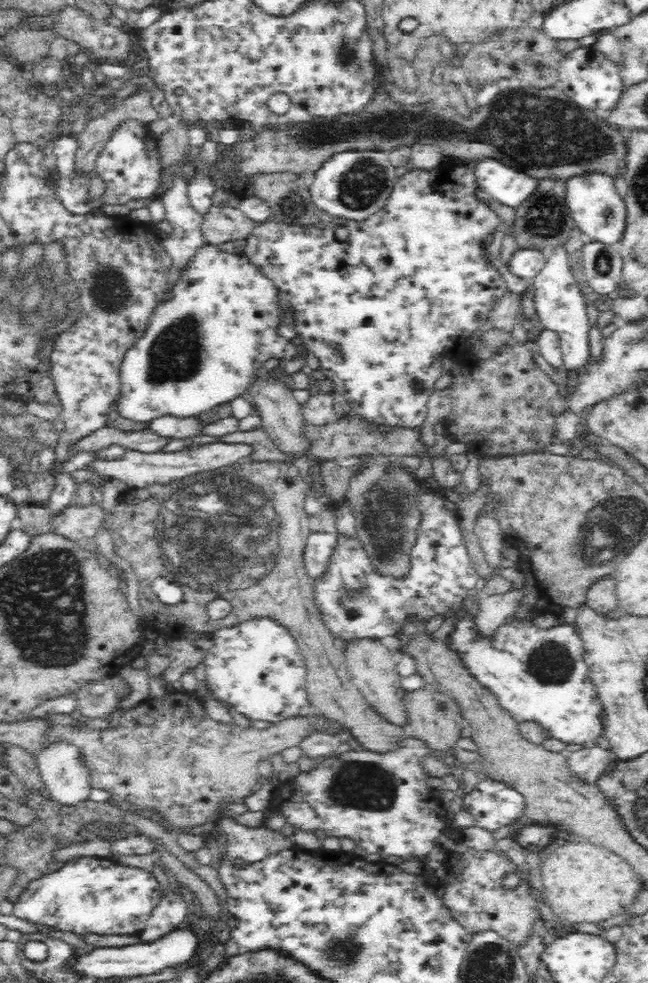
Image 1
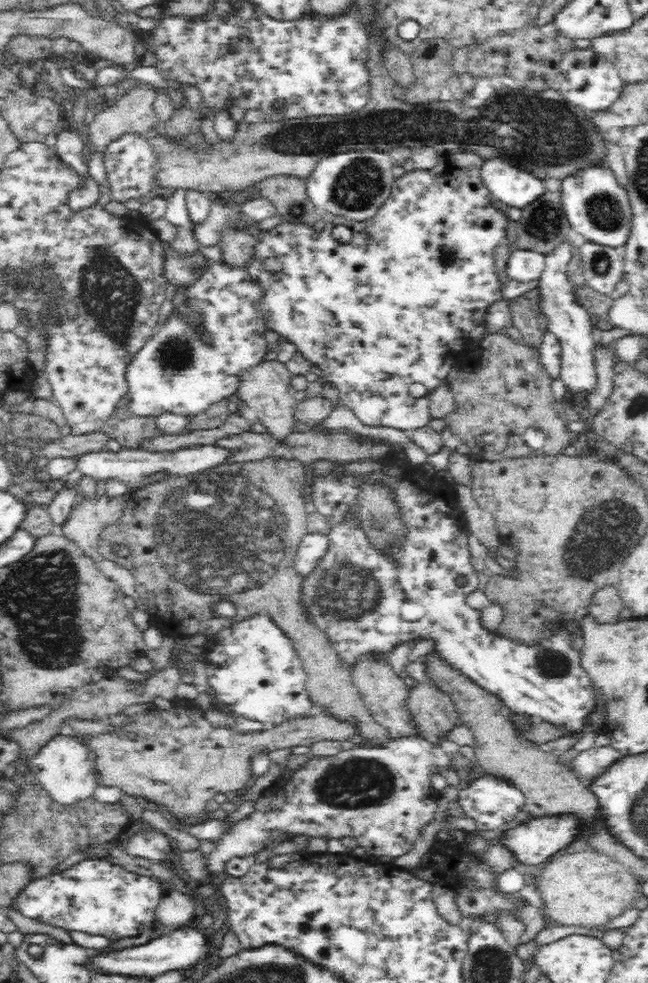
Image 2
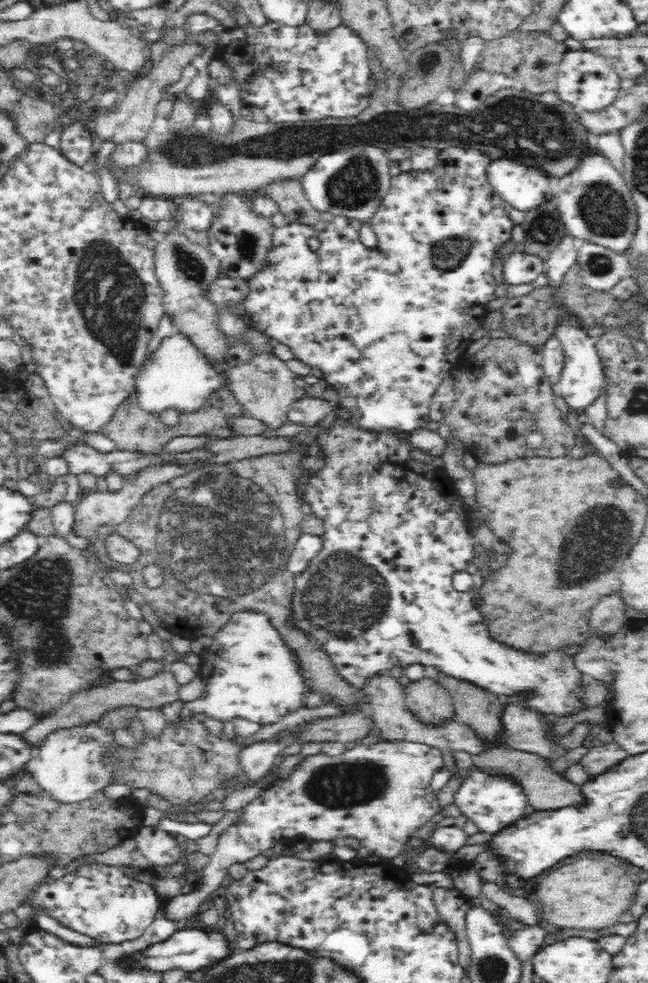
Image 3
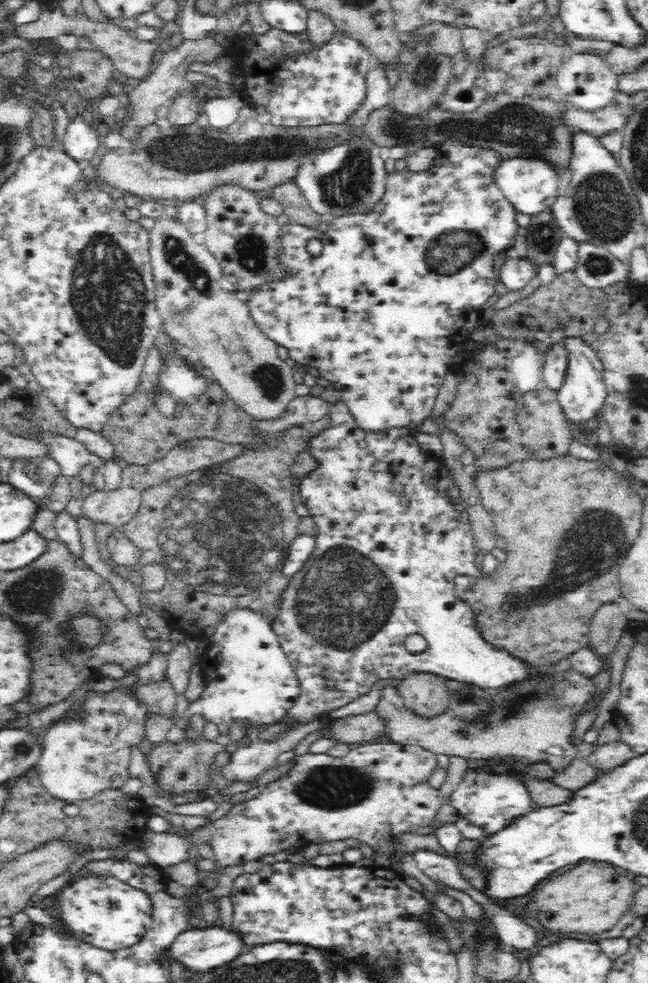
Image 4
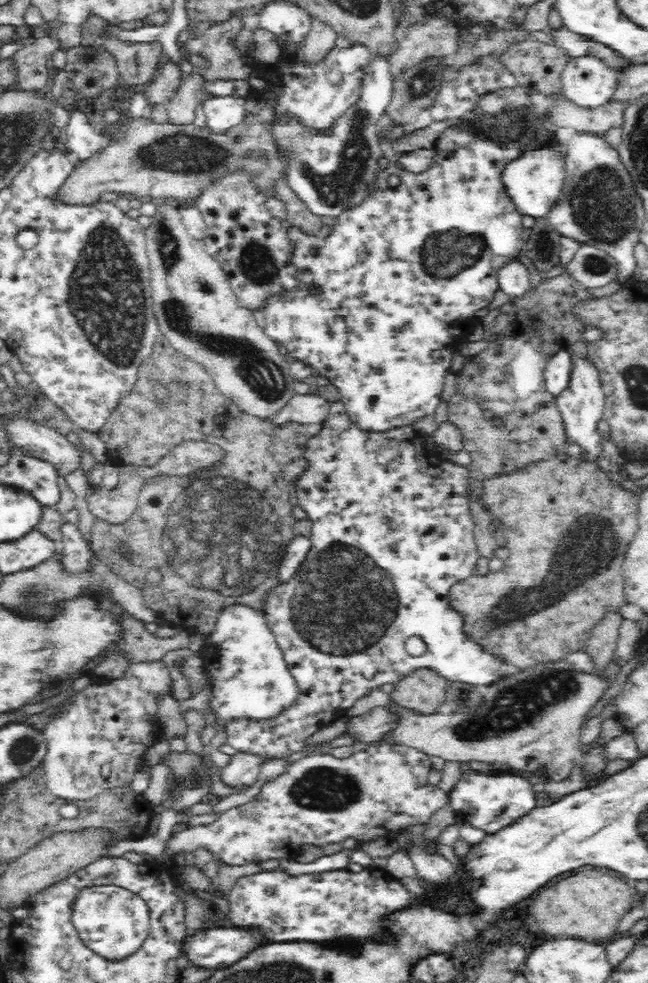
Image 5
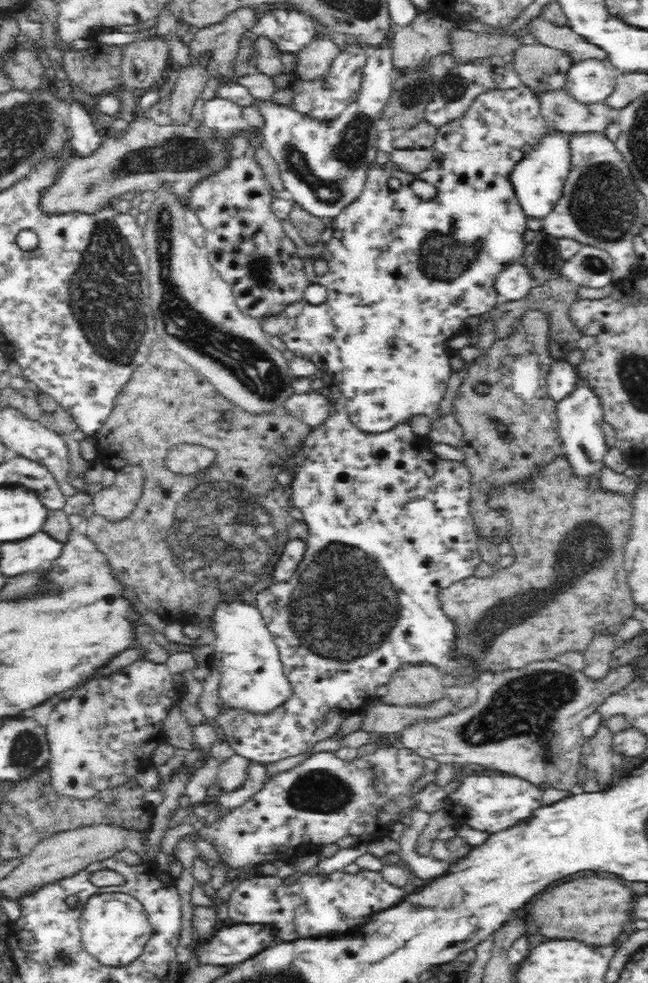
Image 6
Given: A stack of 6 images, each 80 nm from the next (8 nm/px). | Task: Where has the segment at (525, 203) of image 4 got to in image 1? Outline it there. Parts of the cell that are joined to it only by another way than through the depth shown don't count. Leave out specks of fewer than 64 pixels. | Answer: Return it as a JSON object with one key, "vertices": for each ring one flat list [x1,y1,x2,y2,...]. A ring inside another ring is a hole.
{"vertices":[[494,158,476,161,472,175,475,185,493,201,512,208,526,201,537,186,536,179,513,170]]}

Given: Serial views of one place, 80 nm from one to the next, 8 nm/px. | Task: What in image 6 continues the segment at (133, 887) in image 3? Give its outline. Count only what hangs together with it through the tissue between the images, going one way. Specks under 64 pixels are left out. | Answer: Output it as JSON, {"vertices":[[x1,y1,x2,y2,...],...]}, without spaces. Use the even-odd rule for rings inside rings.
{"vertices":[[106,887,101,892,88,894,82,903,78,928,83,947,90,954,108,966,124,966,140,956,151,934,148,913,140,899,128,891]]}

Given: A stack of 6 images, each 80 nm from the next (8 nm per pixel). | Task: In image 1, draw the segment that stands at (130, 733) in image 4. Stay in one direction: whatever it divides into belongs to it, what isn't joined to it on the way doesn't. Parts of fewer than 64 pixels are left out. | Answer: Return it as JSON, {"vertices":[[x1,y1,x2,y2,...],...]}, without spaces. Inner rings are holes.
{"vertices":[[68,743,48,745,38,751,38,765,52,800,75,806,88,799,88,772,78,758,76,748]]}

